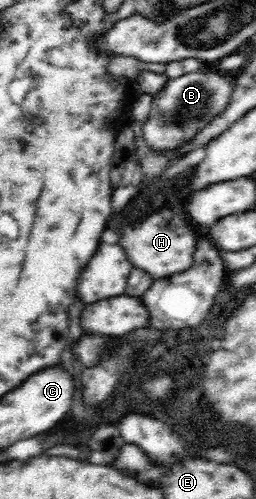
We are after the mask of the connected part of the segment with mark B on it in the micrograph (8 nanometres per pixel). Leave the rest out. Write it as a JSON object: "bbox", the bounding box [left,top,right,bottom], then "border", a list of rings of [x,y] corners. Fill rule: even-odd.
{"bbox":[142,68,232,150],"border":[[[202,68],[195,73],[169,78],[166,85],[152,95],[150,116],[142,125],[145,140],[157,150],[176,148],[227,105],[232,85],[231,80],[221,76],[221,72],[219,76],[216,70],[209,73]]]}

